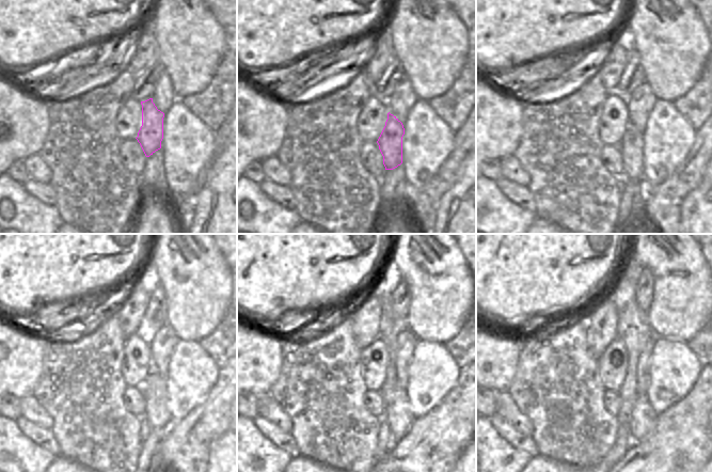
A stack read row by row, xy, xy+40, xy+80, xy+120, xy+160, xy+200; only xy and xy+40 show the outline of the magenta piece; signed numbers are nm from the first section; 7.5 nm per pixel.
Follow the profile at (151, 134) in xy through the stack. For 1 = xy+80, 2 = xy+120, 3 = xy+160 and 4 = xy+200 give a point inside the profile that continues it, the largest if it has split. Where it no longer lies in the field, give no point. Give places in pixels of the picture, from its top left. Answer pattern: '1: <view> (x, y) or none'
1: xy+80 (631, 145)
2: xy+120 (157, 414)
3: xy+160 (397, 413)
4: xy+200 (643, 417)

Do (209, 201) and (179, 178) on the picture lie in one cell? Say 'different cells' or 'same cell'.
different cells

